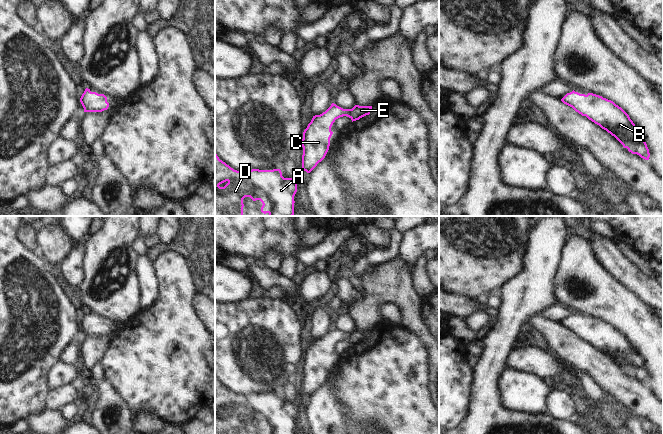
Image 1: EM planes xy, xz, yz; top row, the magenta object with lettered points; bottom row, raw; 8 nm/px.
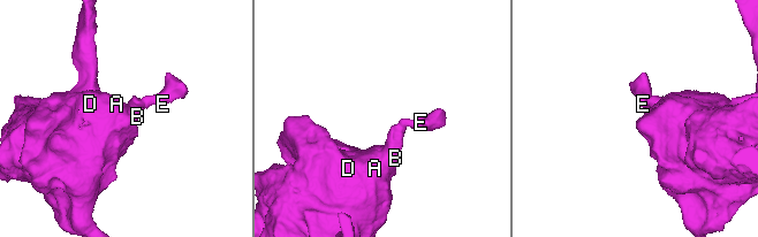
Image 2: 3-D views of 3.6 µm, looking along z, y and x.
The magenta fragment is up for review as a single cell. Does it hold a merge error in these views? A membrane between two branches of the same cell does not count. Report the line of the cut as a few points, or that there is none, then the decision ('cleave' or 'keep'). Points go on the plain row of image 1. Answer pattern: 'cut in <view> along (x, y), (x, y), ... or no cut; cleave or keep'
no cut; keep

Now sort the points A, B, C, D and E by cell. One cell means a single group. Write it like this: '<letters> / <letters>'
A B C D E

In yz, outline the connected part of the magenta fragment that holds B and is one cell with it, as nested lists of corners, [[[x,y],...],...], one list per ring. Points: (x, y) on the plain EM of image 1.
[[[574,314],[567,317],[561,325],[606,354],[629,376],[649,384],[649,373],[640,354],[629,339],[613,325],[593,317],[585,319]]]

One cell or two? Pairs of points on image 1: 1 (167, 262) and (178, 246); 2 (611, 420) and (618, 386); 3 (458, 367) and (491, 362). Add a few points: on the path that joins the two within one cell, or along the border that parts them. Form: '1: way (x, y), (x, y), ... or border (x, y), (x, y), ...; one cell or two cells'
1: border (153, 262), (163, 252), (179, 252), (190, 267); two cells
2: border (604, 391), (610, 391), (634, 412); two cells
3: border (474, 370), (470, 393); two cells

